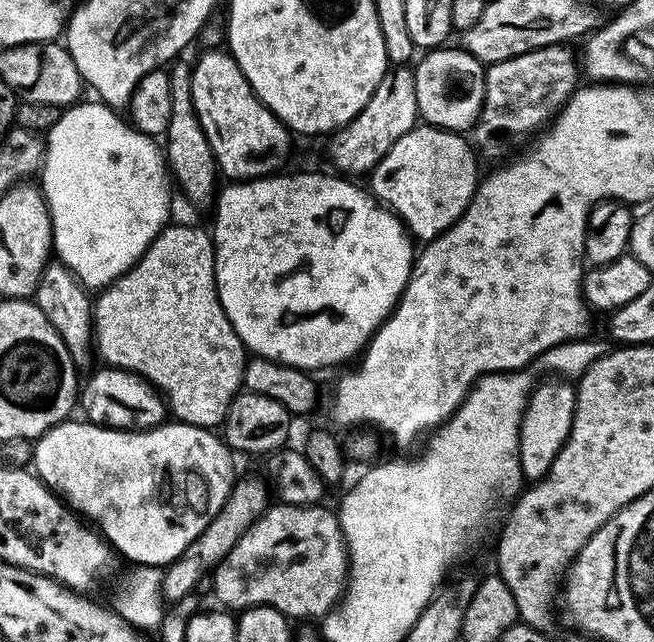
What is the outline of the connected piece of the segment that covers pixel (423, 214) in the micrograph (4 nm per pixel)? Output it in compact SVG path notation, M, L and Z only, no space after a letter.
M414 127L406 134L402 134L402 138L394 142L394 146L390 146L390 150L376 163L376 167L370 173L372 195L400 217L405 229L417 241L435 240L459 220L460 215L468 209L468 204L472 201L478 187L478 175L476 176L478 156L473 145L467 139L464 141L464 138L461 133L449 132L447 128Z

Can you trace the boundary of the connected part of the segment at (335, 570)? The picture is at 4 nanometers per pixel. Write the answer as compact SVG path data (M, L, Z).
M277 503L276 508L269 507L256 521L242 534L242 538L230 550L230 554L224 561L217 564L211 573L212 588L216 591L216 596L221 600L223 607L228 610L243 610L246 608L277 608L283 616L300 620L308 620L311 616L323 618L333 611L341 603L342 597L346 592L346 581L350 576L350 555L348 545L344 539L344 531L340 529L340 521L335 511L327 512L324 506L314 504L281 504Z

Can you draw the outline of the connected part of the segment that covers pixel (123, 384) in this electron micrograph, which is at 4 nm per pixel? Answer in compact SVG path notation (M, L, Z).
M101 367L101 372L96 372L88 381L83 381L78 392L78 404L84 407L83 419L90 424L99 424L109 428L121 430L143 430L145 428L155 428L166 420L166 404L160 394L147 381L132 372L123 372L120 368Z

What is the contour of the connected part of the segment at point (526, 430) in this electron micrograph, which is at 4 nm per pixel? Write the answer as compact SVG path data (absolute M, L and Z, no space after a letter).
M556 379L560 380L548 380L545 384L537 383L533 387L524 411L524 420L520 424L518 468L519 471L524 471L528 482L538 481L548 473L554 458L558 458L572 429L572 419L576 409L576 390L571 383L567 384L569 383L567 379Z

